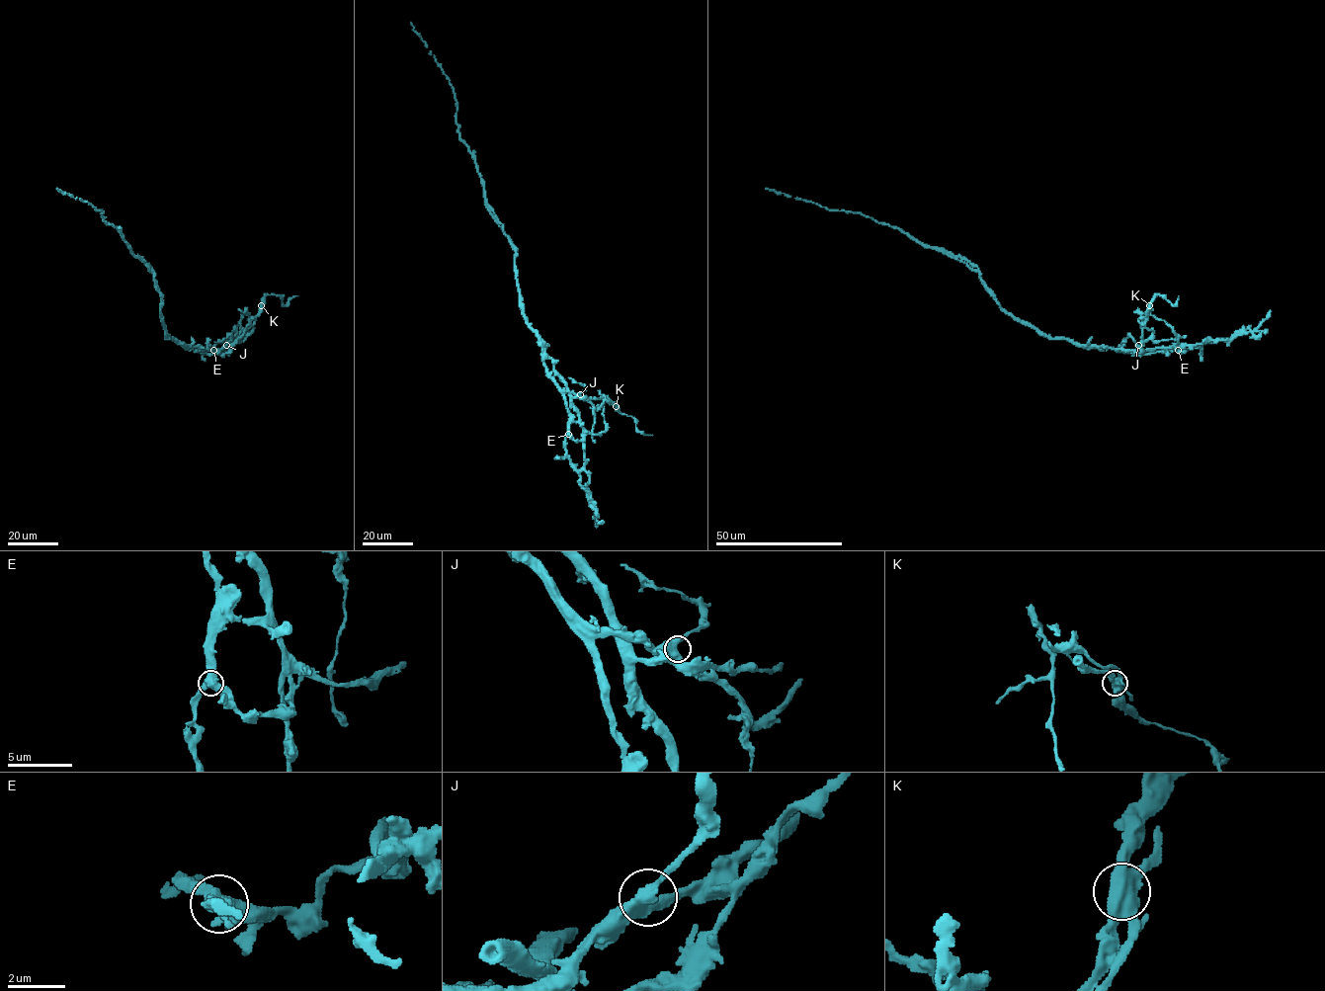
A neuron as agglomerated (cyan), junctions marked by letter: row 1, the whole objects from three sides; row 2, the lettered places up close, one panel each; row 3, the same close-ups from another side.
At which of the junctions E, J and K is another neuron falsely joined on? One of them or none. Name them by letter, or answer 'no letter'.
K

